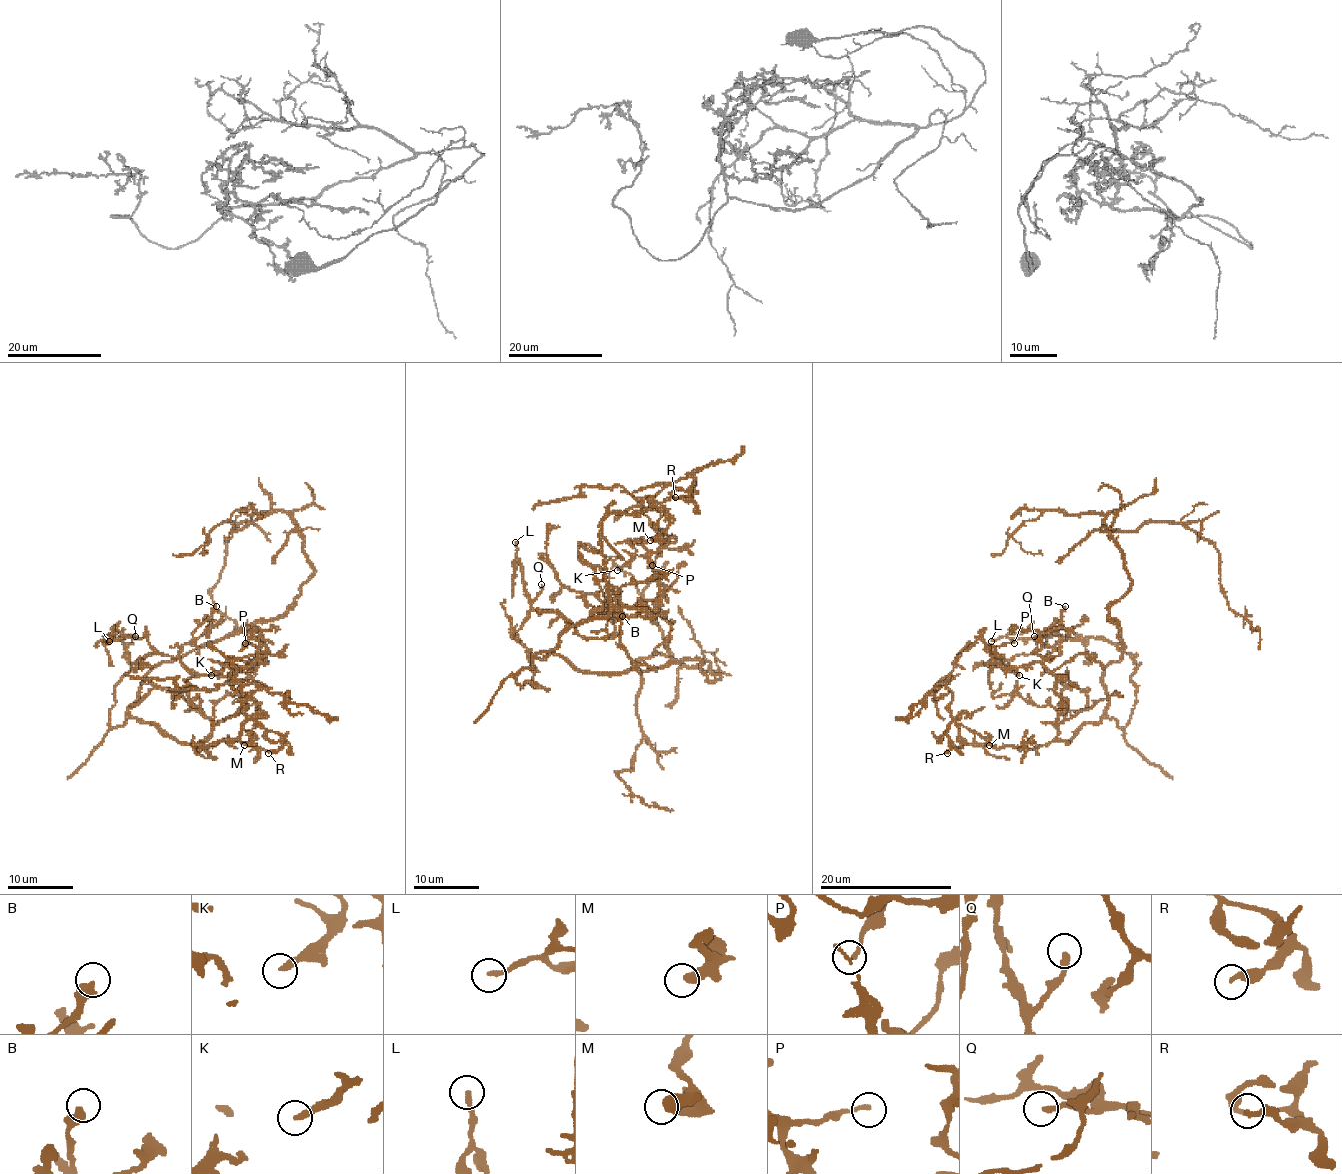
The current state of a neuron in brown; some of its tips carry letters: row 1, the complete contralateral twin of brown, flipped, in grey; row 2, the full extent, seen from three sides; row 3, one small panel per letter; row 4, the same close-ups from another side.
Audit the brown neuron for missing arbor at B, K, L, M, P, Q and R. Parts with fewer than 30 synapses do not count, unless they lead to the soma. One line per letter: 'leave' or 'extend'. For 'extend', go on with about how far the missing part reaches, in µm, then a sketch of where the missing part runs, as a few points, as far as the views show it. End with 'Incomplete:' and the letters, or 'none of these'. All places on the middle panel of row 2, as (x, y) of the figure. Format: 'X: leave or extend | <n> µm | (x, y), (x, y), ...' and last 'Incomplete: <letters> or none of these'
B: leave
K: leave
L: leave
M: leave
P: leave
Q: leave
R: leave
Incomplete: none of these

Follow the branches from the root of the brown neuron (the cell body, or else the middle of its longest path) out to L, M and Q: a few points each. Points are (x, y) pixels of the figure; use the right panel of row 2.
L: (1121, 643), (1103, 684), (1106, 715), (1125, 727), (1136, 704), (1136, 662), (1113, 644), (1037, 631), (991, 641)
M: (1121, 643), (1098, 722), (1067, 743), (996, 748), (963, 745), (955, 720), (989, 745)
Q: (1121, 643), (1103, 684), (1106, 715), (1125, 727), (1136, 704), (1136, 662), (1101, 639), (1034, 636)

